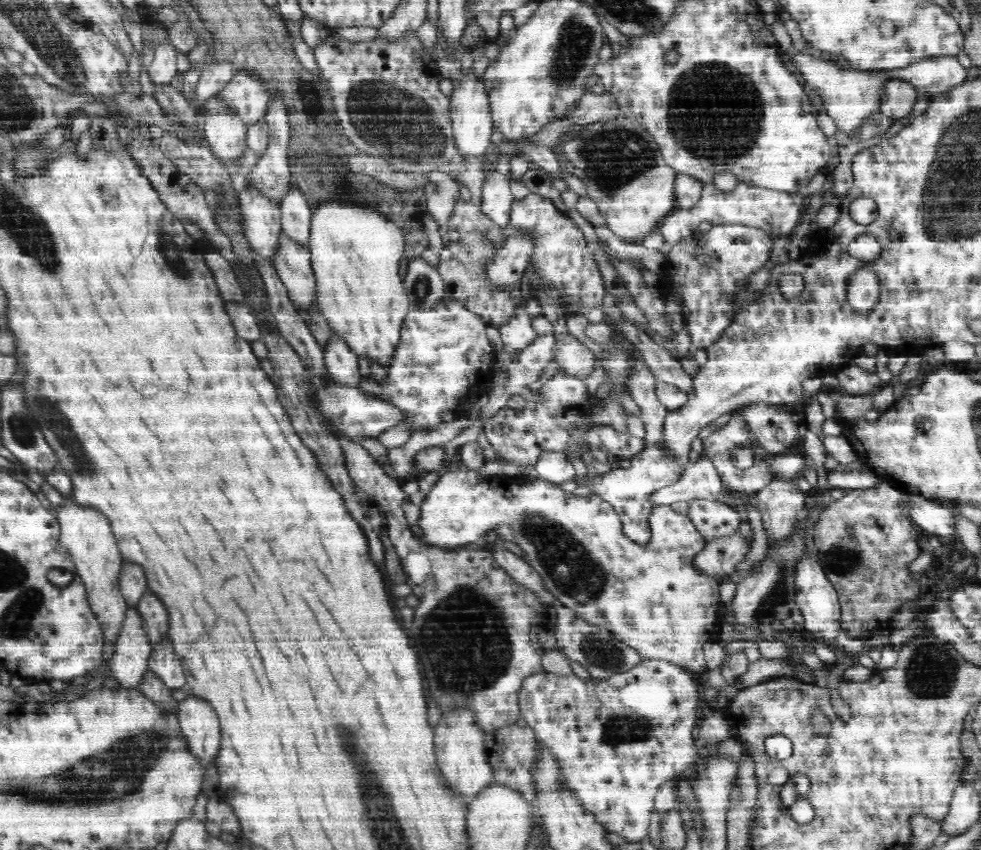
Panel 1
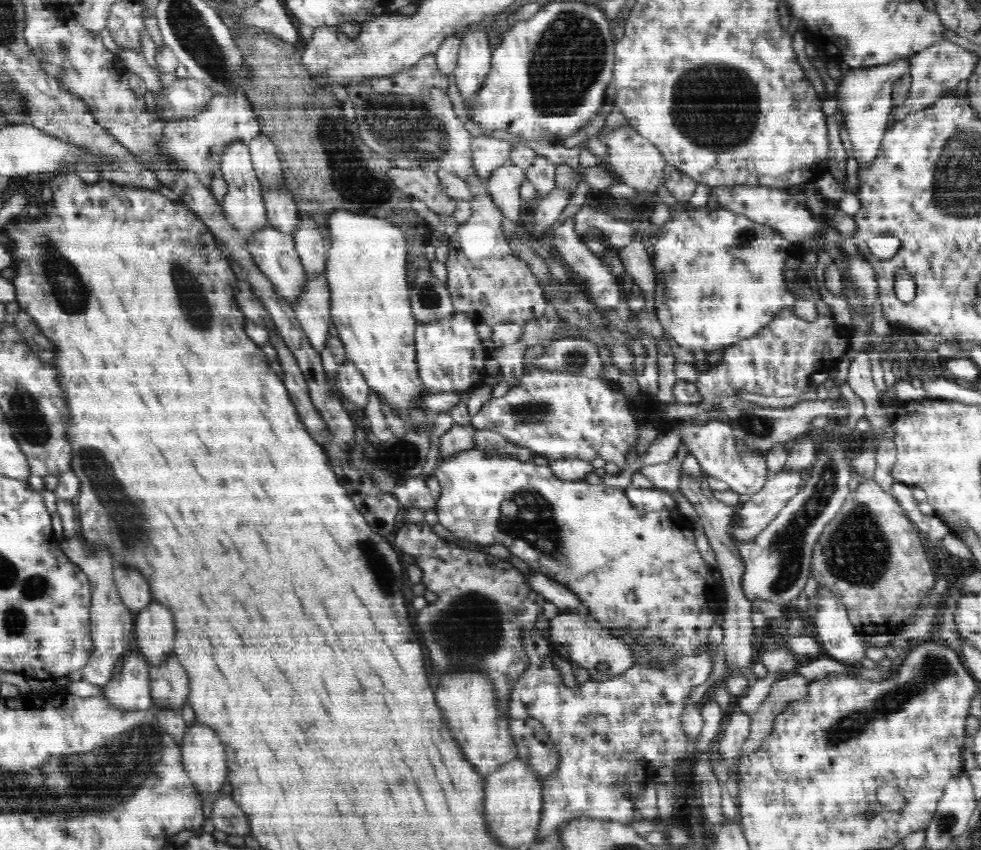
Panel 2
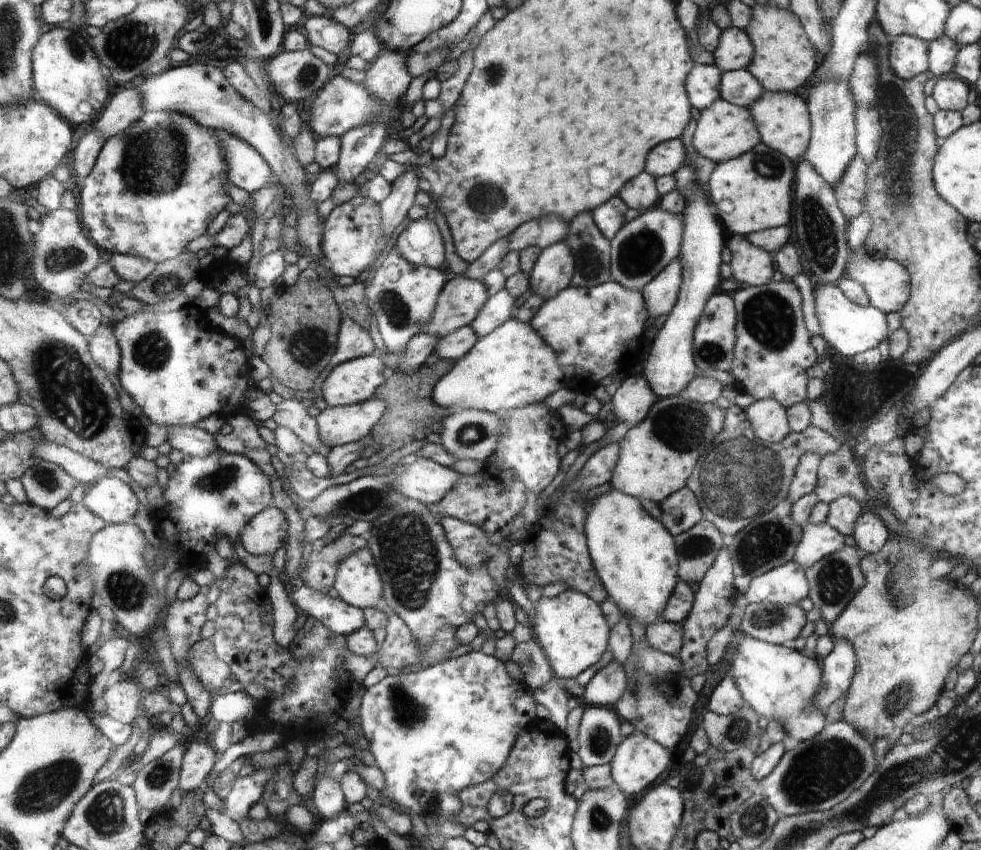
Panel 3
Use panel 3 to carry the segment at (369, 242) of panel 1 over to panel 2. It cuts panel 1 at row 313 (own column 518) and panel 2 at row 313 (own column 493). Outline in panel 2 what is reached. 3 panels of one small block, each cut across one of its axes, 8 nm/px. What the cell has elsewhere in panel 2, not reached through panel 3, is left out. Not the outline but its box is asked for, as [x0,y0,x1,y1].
[324,212,434,438]

